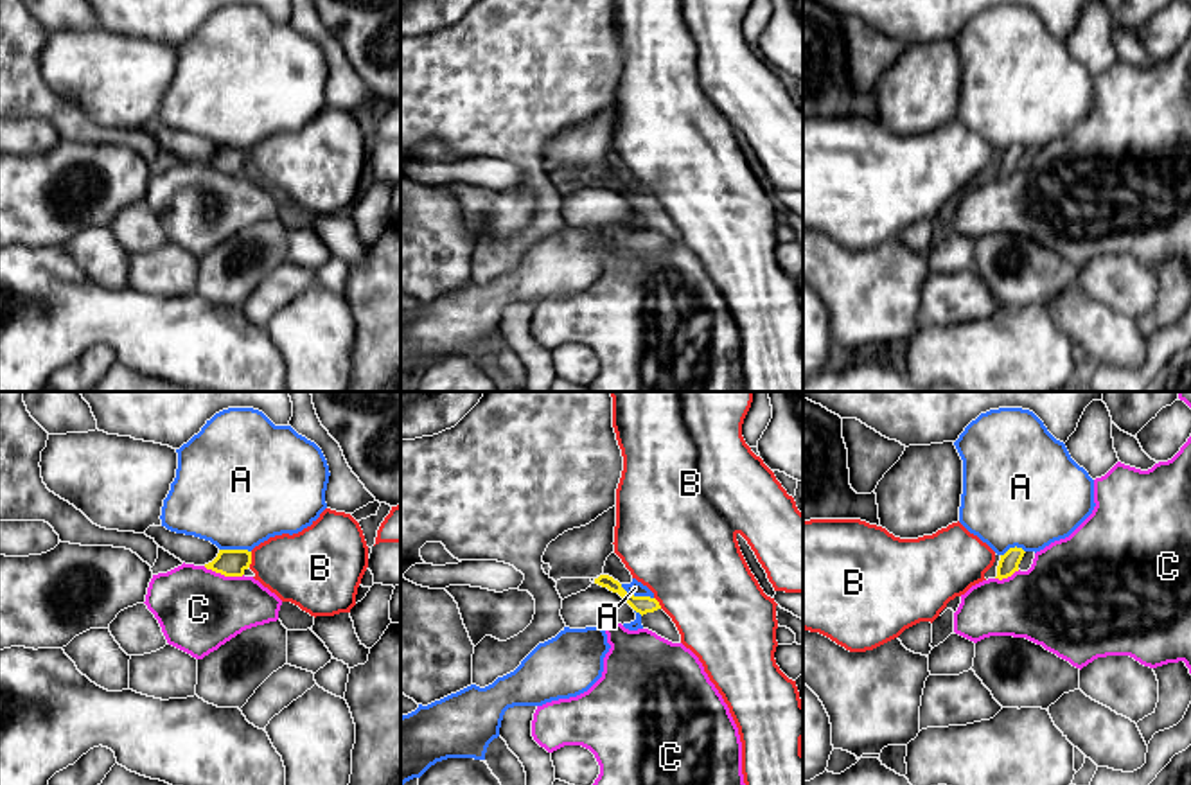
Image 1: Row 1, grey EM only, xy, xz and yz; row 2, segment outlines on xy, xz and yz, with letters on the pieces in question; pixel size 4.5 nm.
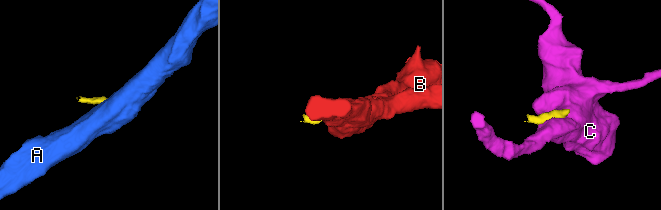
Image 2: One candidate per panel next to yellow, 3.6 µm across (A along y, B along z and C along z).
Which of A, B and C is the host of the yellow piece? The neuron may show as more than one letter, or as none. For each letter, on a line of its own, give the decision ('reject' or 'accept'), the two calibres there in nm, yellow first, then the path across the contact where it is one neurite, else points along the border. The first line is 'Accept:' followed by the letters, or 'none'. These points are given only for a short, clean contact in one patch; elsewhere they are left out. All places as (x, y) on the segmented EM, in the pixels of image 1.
Accept: none
A: reject; 80 nm thick on the yellow side, 70 nm on the other; border along xz (620, 584), (629, 593), (652, 599)
B: reject; 130 nm thick on the yellow side, 320 nm on the other; border along xy (252, 552), (248, 566)
C: reject; 130 nm thick on the yellow side, 380 nm on the other; border along xy (203, 566), (225, 575), (243, 575)

